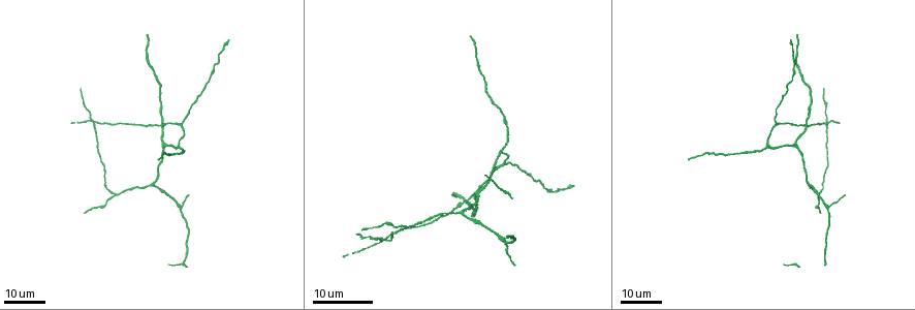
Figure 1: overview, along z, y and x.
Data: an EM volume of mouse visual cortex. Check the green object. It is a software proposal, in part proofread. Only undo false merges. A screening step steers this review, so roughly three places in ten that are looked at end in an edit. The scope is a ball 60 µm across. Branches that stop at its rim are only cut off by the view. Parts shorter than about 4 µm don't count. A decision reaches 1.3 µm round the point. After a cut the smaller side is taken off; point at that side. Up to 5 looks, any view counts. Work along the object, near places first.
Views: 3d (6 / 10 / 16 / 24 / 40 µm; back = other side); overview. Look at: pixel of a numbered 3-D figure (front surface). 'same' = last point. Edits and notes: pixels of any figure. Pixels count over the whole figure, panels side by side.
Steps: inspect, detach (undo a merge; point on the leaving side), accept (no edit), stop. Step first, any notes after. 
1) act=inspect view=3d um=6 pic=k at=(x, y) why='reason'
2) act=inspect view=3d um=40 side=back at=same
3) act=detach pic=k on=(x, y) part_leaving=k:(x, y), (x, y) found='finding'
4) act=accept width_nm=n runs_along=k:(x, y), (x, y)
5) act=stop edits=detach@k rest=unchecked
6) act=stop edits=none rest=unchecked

act=inspect view=3d um=24 pic=1 at=(112, 193) why='three arms meet'

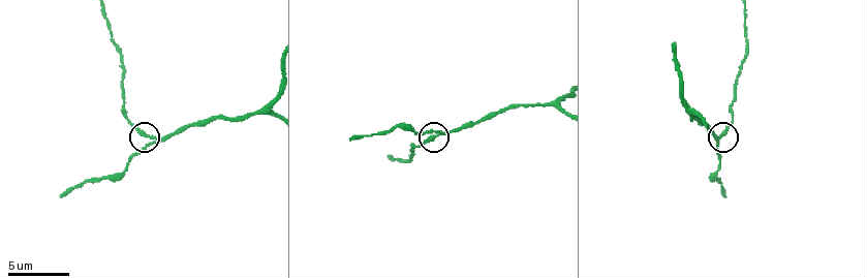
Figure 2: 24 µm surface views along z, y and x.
act=inspect view=3d um=6 pic=2 at=(720, 139)

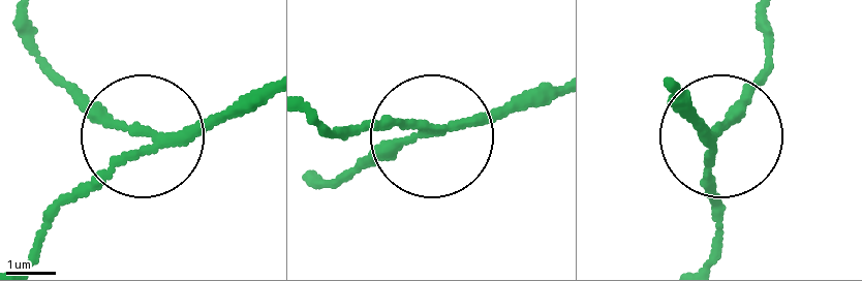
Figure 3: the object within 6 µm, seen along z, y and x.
act=accept found='all the same cell'

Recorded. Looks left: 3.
act=inspect view=3d um=24 pic=1 at=(500, 150) why='three arms meet'

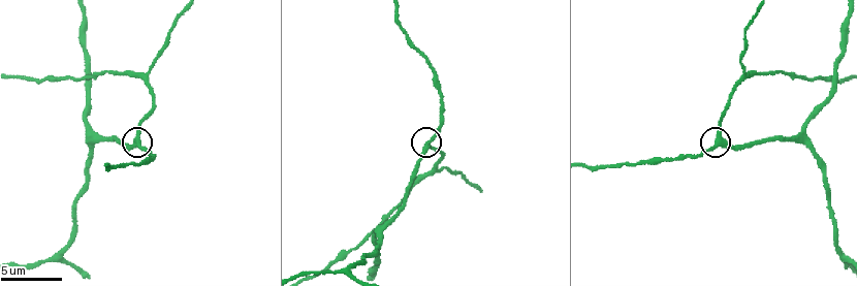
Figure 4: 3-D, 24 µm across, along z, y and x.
act=inspect view=3d um=6 pic=4 at=(429, 144)

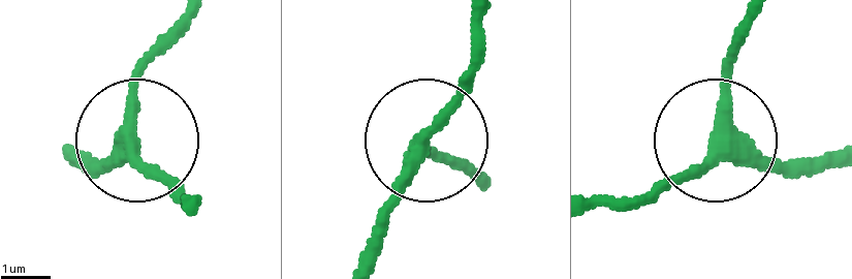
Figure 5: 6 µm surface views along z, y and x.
act=accept width_nm=290 runs_along=5:(843, 147), (720, 151), (637, 200) found='one cell here'

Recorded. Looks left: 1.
act=inspect view=3d um=16 pic=4 at=(796, 136)

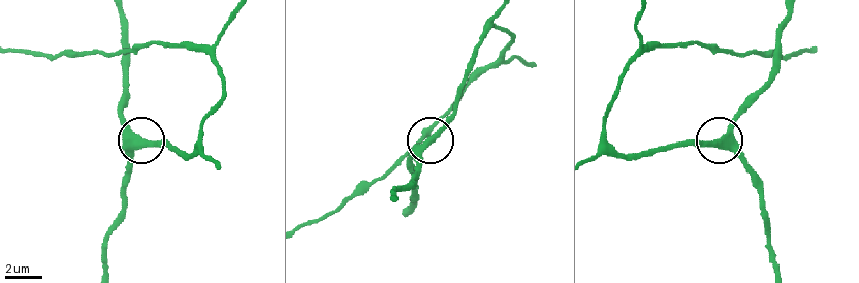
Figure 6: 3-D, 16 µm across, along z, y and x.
act=accept side_arm_um=32 runs_along=6:(124, 179), (130, 152), (139, 138), (121, 112) found='continuous, no second cell'

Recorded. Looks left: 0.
act=stop edits=none rest=unchecked

